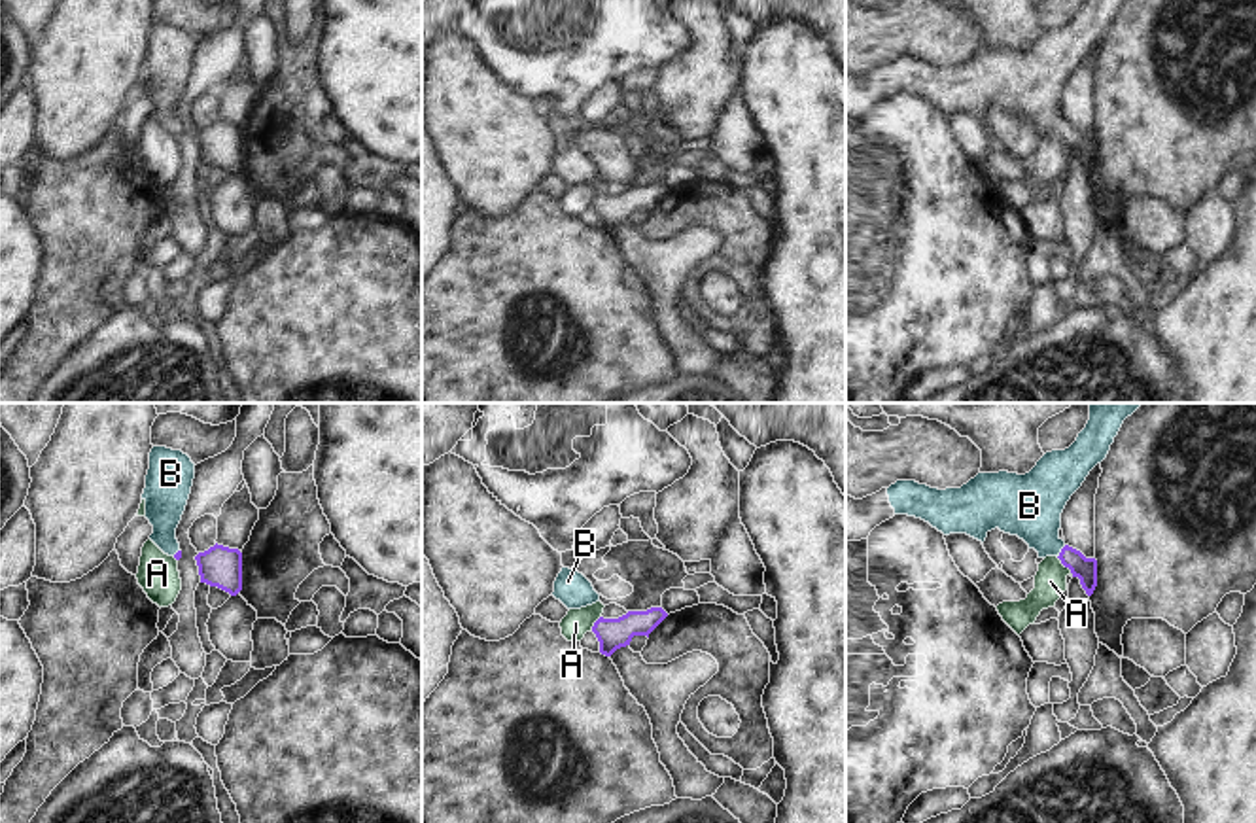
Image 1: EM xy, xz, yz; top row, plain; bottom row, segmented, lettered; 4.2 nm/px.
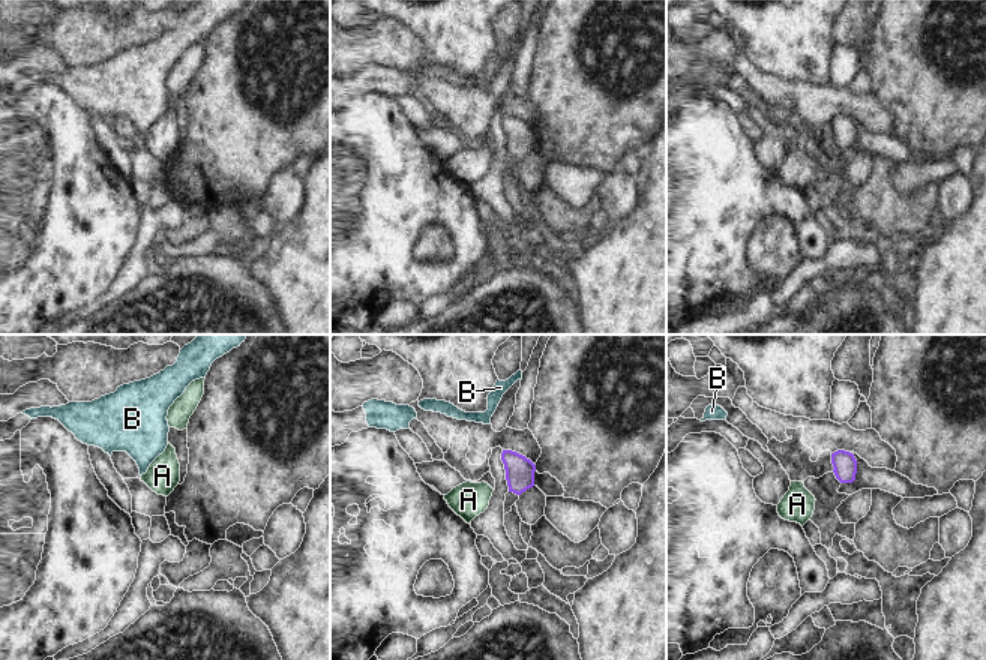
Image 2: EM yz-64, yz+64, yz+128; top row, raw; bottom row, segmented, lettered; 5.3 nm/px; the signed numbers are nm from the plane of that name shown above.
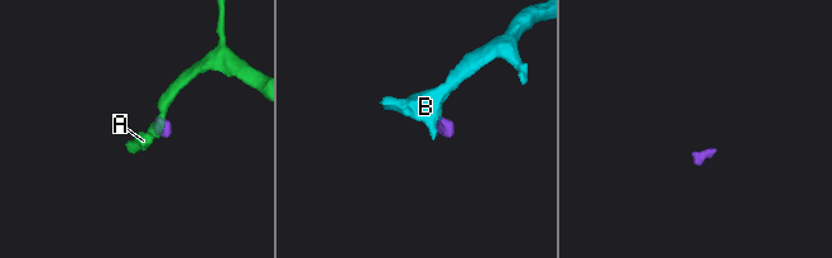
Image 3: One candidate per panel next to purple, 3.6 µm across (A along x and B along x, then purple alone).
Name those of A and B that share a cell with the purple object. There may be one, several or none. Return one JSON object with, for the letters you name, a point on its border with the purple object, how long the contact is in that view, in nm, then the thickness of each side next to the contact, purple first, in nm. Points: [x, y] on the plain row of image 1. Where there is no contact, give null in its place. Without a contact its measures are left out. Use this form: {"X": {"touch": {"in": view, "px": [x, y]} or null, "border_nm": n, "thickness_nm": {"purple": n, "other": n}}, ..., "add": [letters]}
{"B": {"touch": {"in": "yz", "px": [1062, 127]}, "border_nm": 70, "thickness_nm": {"purple": 100, "other": 280}}, "add": ["B"]}

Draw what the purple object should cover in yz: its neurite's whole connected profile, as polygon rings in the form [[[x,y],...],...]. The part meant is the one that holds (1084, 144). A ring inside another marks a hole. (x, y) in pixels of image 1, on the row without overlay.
[[[1086,0],[1065,26],[1046,28],[1025,49],[978,49],[961,64],[931,64],[897,57],[889,64],[855,76],[846,72],[846,117],[861,117],[895,91],[908,91],[950,110],[986,117],[999,104],[1018,112],[1038,134],[1057,132],[1088,172],[1097,163],[1097,136],[1086,134],[1059,114],[1061,89],[1090,47],[1101,40],[1122,0]]]

